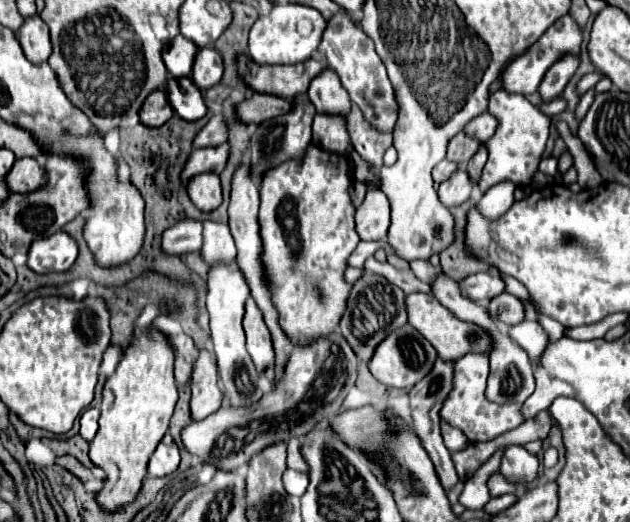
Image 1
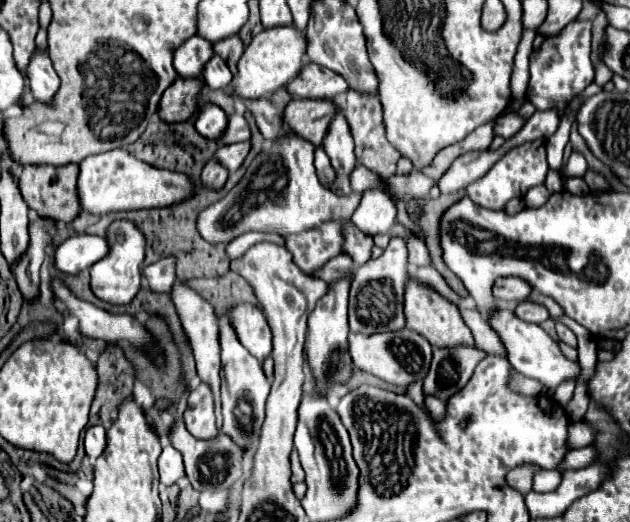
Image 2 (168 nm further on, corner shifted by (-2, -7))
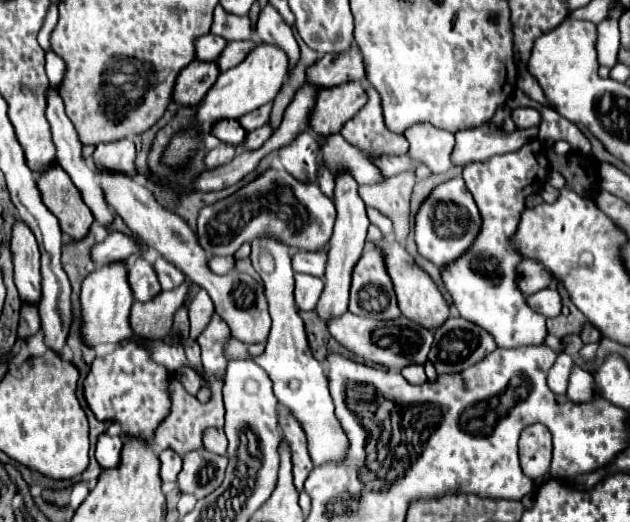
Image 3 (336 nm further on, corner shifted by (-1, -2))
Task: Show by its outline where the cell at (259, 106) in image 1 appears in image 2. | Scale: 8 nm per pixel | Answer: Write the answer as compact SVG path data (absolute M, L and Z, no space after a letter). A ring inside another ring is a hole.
M292 100L284 110L284 124L314 146L322 146L326 130L336 114L334 100Z

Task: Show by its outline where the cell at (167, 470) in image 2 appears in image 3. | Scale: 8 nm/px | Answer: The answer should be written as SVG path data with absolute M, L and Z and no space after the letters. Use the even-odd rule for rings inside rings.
M161 451L161 479L163 481L175 481L181 471L181 457L175 455L175 451Z

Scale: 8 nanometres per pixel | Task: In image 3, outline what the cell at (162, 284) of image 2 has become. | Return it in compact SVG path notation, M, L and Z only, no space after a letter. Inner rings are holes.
M137 257L133 267L129 265L129 285L133 289L133 297L139 301L151 301L161 293L155 269L143 257Z

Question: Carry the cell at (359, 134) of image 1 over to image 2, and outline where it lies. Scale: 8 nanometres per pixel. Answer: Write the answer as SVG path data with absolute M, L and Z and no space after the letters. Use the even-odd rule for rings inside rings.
M348 90L346 94L346 106L344 106L344 116L346 122L350 124L350 132L356 144L356 158L358 164L366 166L368 170L376 172L378 176L394 176L396 172L396 162L402 156L384 136L384 122L382 122L382 106L378 96L374 94L362 94L358 90Z

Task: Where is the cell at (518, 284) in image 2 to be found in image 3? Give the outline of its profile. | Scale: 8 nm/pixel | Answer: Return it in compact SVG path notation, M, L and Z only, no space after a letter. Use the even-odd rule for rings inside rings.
M525 259L523 263L519 263L517 267L517 287L519 291L523 291L523 295L533 295L535 291L545 289L551 283L551 273L537 261Z

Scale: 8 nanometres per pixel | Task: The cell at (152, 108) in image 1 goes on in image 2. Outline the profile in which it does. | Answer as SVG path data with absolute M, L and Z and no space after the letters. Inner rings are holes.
M176 78L164 92L160 100L160 118L168 122L184 122L198 112L200 90L204 86L202 78Z

